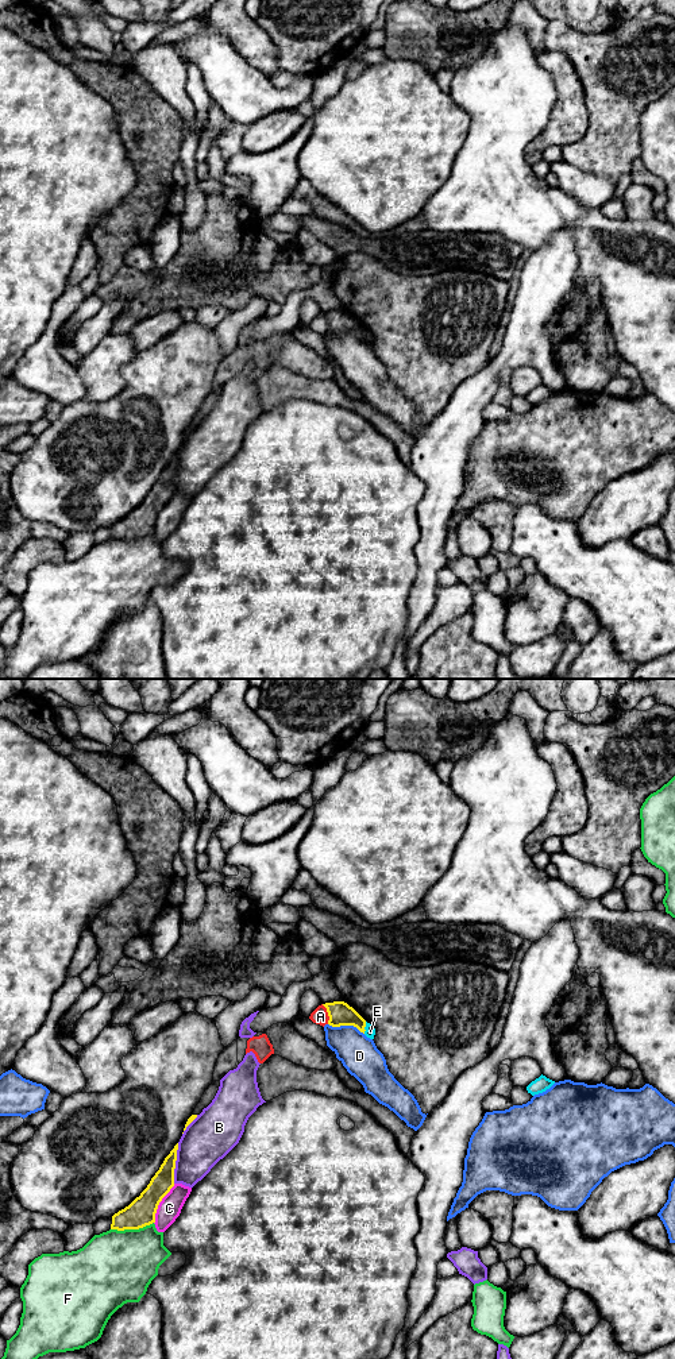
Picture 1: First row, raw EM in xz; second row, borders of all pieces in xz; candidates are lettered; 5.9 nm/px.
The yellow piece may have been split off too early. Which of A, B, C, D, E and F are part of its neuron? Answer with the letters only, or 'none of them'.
none of them

